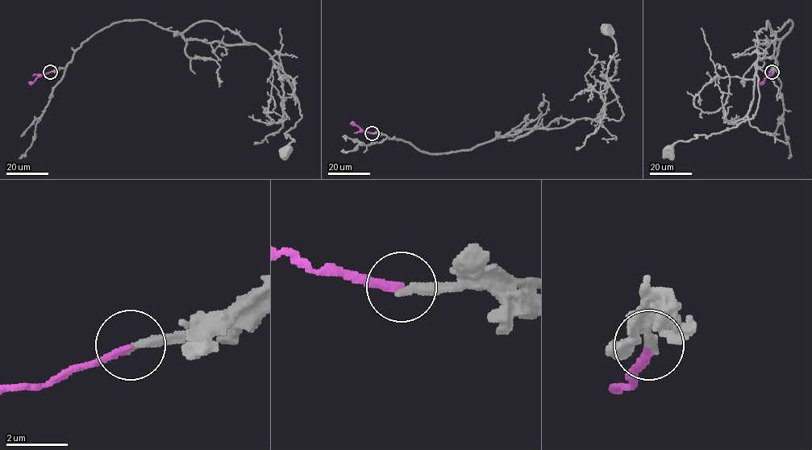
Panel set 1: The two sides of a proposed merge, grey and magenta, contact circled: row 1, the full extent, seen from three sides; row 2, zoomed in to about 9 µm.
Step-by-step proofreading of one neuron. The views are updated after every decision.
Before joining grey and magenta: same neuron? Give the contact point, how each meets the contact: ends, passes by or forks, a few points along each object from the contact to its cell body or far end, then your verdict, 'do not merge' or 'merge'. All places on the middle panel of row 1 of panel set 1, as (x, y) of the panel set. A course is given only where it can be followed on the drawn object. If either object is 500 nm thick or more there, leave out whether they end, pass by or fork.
at (372, 133); grey ends there; magenta ends there; grey runs (372, 133), (442, 153), (555, 118), (618, 121), (621, 106), (606, 78), (614, 39), (606, 30); magenta runs (372, 133), (350, 123); merge

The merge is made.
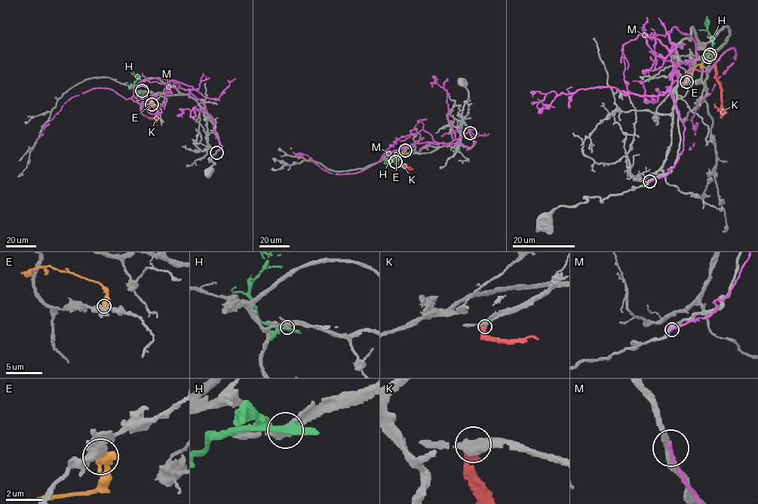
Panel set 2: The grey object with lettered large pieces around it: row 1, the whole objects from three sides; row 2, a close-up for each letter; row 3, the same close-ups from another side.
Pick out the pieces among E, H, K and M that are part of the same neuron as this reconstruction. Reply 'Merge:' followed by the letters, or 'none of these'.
Merge: K

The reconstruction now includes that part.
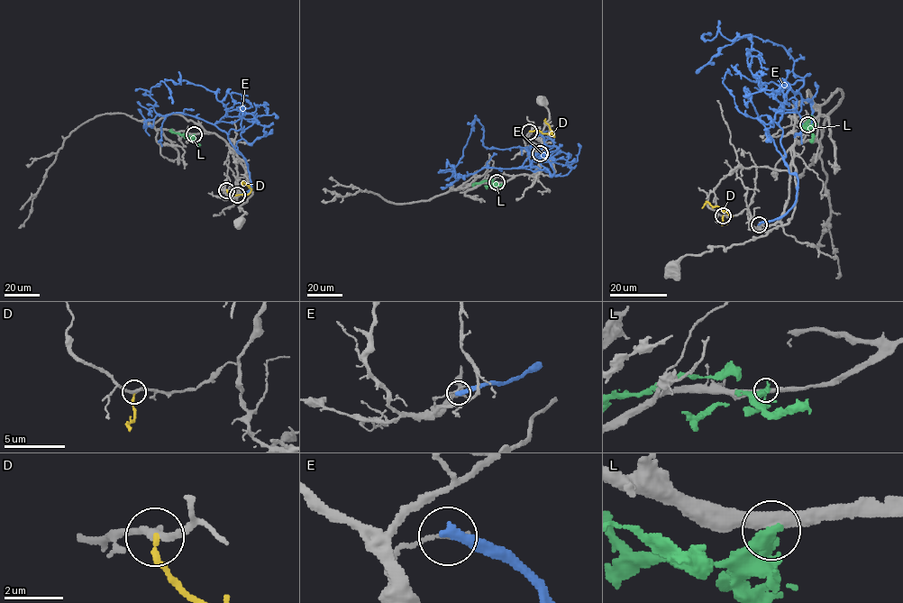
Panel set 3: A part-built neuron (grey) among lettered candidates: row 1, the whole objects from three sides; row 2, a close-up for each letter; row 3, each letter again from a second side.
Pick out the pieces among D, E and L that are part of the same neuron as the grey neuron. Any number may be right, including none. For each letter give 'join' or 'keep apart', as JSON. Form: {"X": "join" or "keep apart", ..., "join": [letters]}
{"D": "keep apart", "E": "keep apart", "L": "keep apart", "join": []}

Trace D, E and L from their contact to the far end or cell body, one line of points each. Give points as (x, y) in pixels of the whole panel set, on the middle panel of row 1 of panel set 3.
D: (529, 132), (540, 131), (553, 136), (545, 119)
E: (540, 153), (552, 176), (546, 169), (530, 165), (485, 167), (457, 180), (453, 169), (463, 155), (475, 114)
L: (497, 182), (482, 180), (471, 185)

